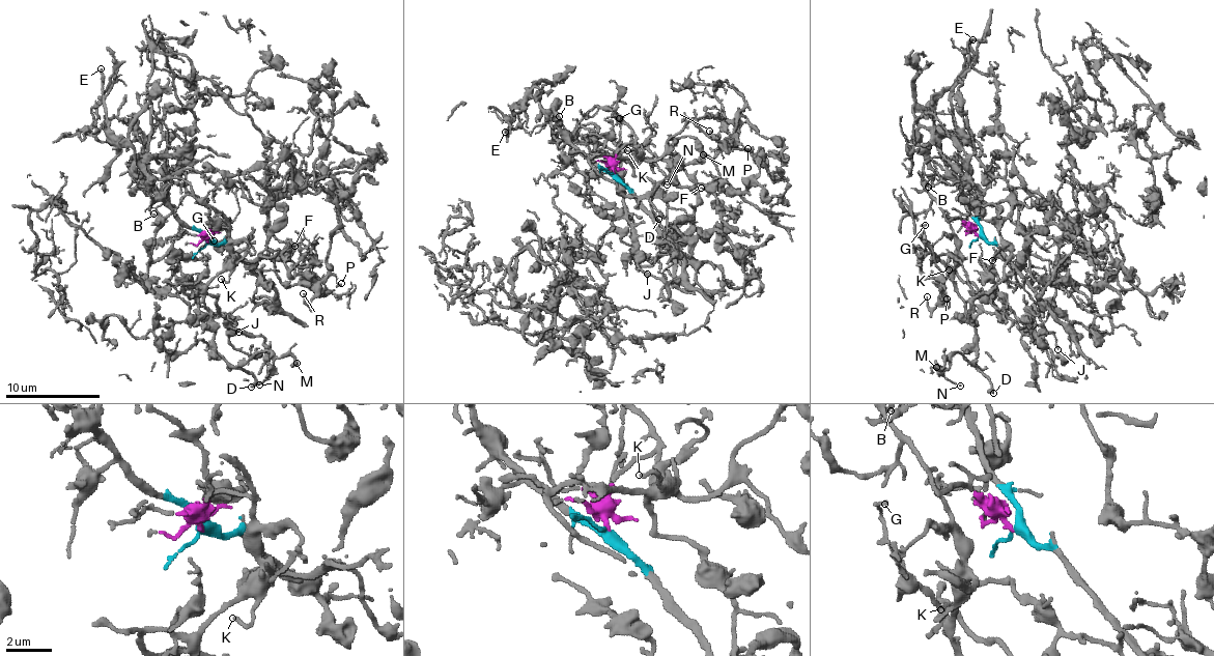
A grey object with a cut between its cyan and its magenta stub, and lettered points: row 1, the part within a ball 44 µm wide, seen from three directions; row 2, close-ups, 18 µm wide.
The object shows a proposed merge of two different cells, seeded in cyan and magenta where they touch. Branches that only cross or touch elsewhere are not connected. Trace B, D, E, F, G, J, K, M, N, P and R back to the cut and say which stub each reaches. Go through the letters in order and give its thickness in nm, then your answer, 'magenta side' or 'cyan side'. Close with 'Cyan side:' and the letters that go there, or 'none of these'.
B: calibre 150 nm; cyan side
D: calibre 240 nm; magenta side
E: calibre 200 nm; cyan side
F: calibre 110 nm; magenta side
G: calibre 90 nm; magenta side
J: calibre 150 nm; magenta side
K: calibre 160 nm; magenta side
M: calibre 320 nm; magenta side
N: calibre 90 nm; magenta side
P: calibre 150 nm; magenta side
R: calibre 140 nm; magenta side
Cyan side: B, E

